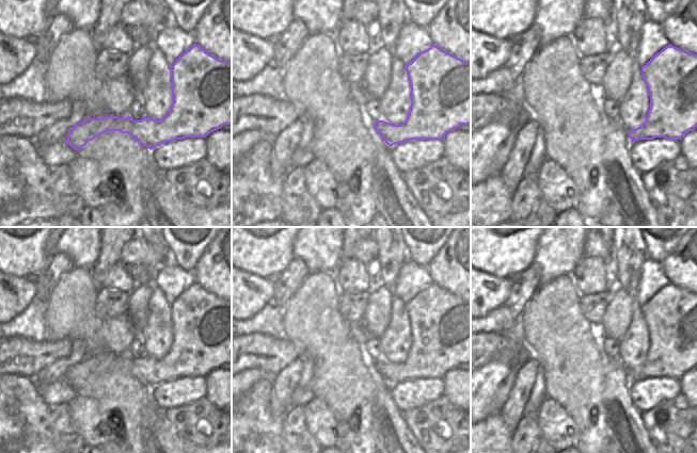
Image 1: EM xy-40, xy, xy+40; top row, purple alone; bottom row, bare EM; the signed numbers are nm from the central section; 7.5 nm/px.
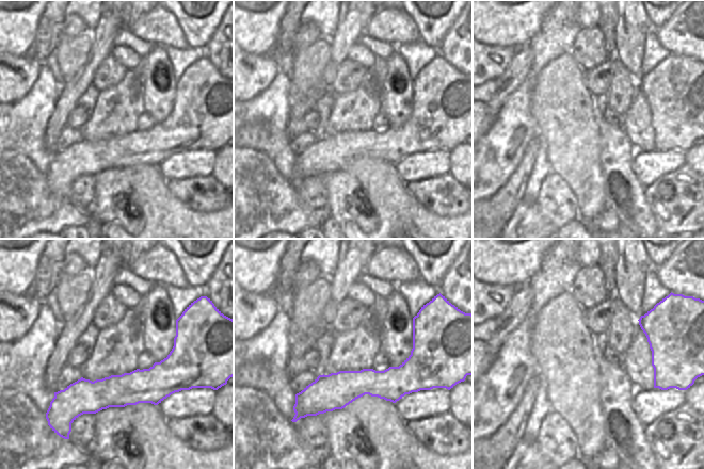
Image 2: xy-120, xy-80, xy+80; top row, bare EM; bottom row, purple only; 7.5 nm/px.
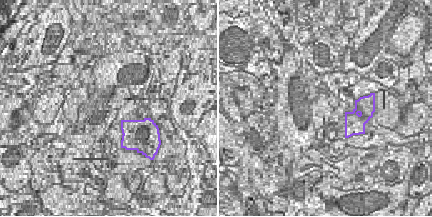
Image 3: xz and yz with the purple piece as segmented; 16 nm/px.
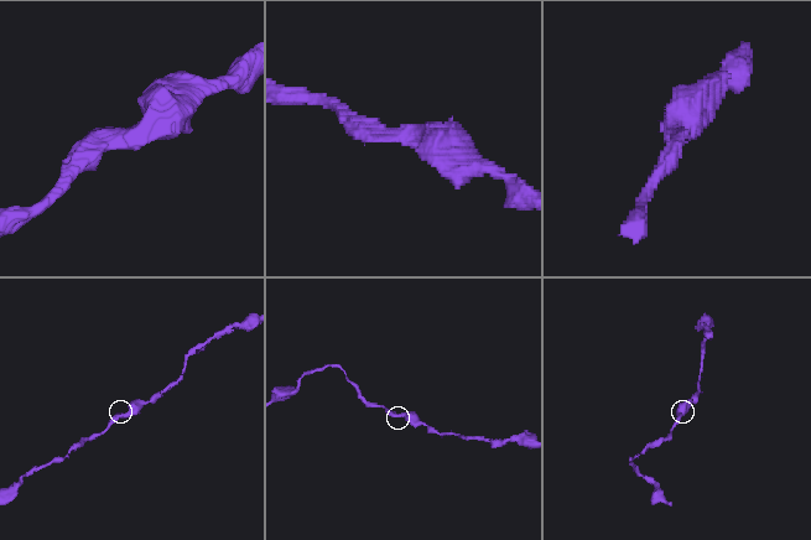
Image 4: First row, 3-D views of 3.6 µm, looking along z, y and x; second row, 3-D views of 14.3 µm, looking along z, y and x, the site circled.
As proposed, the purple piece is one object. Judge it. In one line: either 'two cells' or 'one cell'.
one cell

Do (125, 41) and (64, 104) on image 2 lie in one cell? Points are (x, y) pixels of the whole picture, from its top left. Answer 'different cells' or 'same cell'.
different cells

